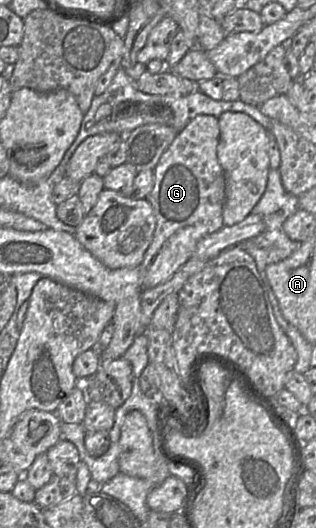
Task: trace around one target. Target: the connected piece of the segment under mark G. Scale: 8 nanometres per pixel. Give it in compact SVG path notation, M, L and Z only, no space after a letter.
M199 114L177 134L153 169L154 187L146 199L153 208L156 228L152 242L138 266L144 289L154 288L170 279L192 258L197 243L204 236L224 227L222 212L226 198L226 182L224 171L217 158L219 136L218 119L212 115Z

